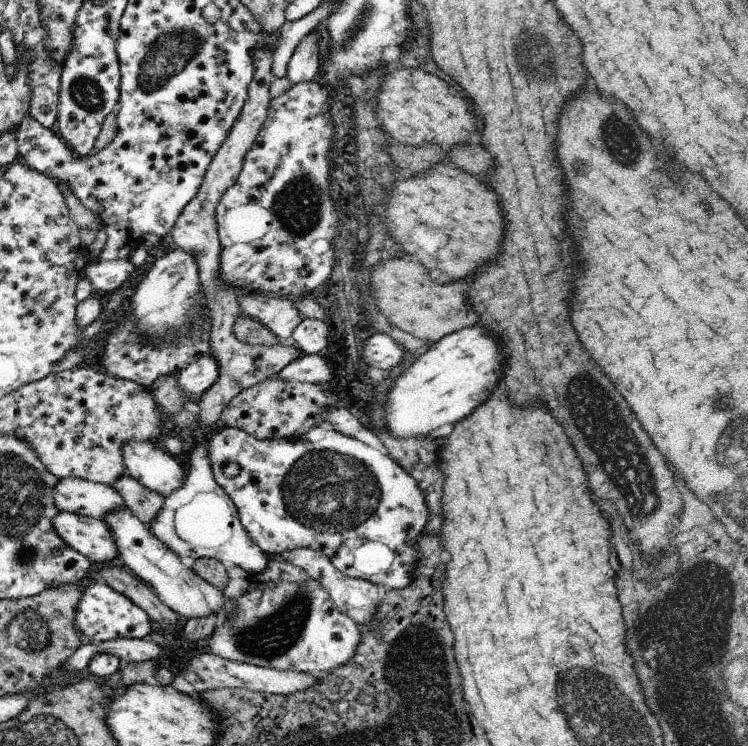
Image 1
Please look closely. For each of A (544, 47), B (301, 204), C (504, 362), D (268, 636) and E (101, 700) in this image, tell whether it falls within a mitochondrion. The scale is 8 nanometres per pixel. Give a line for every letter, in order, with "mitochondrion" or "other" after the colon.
A: mitochondrion
B: mitochondrion
C: other
D: mitochondrion
E: other

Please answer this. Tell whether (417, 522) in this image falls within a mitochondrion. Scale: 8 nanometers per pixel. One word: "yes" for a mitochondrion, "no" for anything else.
no

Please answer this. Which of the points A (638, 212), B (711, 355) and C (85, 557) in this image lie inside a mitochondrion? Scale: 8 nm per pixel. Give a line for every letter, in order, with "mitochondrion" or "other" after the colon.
A: other
B: other
C: other

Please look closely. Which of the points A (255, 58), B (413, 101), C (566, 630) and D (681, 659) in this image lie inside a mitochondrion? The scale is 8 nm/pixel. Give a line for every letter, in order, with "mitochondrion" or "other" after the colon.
A: other
B: other
C: other
D: other

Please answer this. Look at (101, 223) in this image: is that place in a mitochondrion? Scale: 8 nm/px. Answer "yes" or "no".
no

